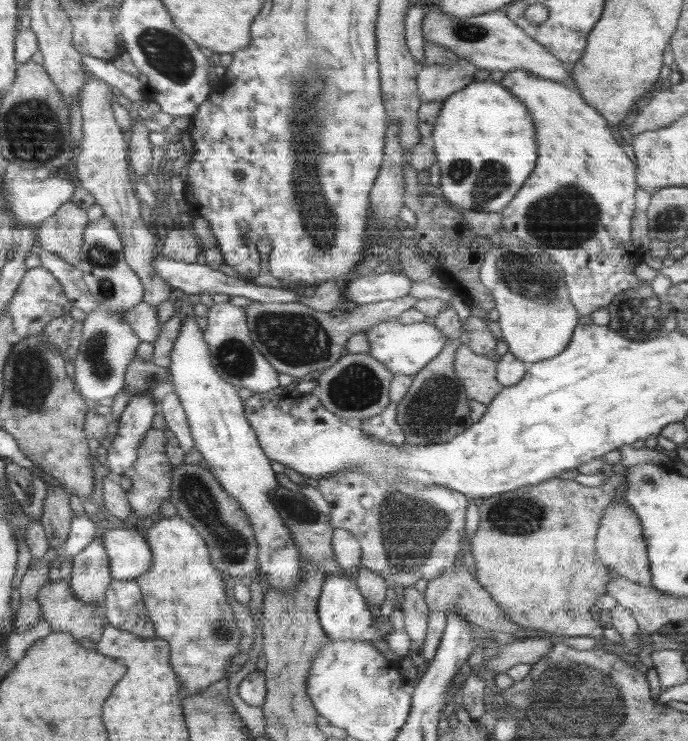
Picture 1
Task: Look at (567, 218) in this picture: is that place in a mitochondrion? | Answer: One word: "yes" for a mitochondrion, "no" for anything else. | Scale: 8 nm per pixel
yes

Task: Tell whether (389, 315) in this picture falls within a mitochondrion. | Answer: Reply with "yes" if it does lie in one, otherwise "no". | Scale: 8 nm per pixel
no

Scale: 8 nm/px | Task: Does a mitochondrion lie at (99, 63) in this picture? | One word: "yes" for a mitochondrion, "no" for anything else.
no

